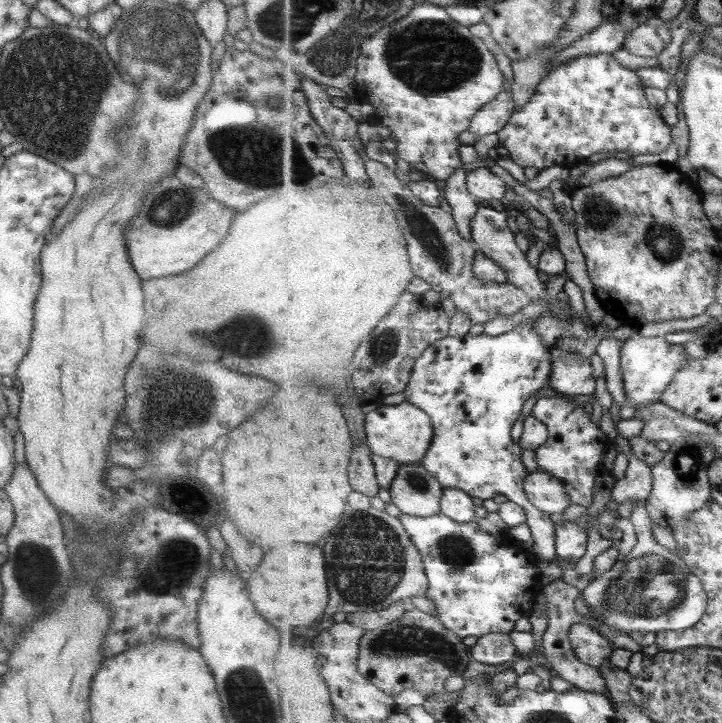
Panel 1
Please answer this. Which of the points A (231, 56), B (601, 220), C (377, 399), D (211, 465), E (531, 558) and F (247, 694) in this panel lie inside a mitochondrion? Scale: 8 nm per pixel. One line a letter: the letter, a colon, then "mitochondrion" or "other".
A: other
B: mitochondrion
C: other
D: other
E: other
F: mitochondrion

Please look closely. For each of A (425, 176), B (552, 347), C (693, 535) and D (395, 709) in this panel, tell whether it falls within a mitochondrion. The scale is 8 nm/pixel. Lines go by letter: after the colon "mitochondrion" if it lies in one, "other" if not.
A: other
B: other
C: other
D: other

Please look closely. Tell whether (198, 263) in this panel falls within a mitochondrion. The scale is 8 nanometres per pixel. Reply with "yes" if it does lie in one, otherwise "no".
no

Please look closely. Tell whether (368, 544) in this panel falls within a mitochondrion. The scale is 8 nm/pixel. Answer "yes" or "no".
yes

